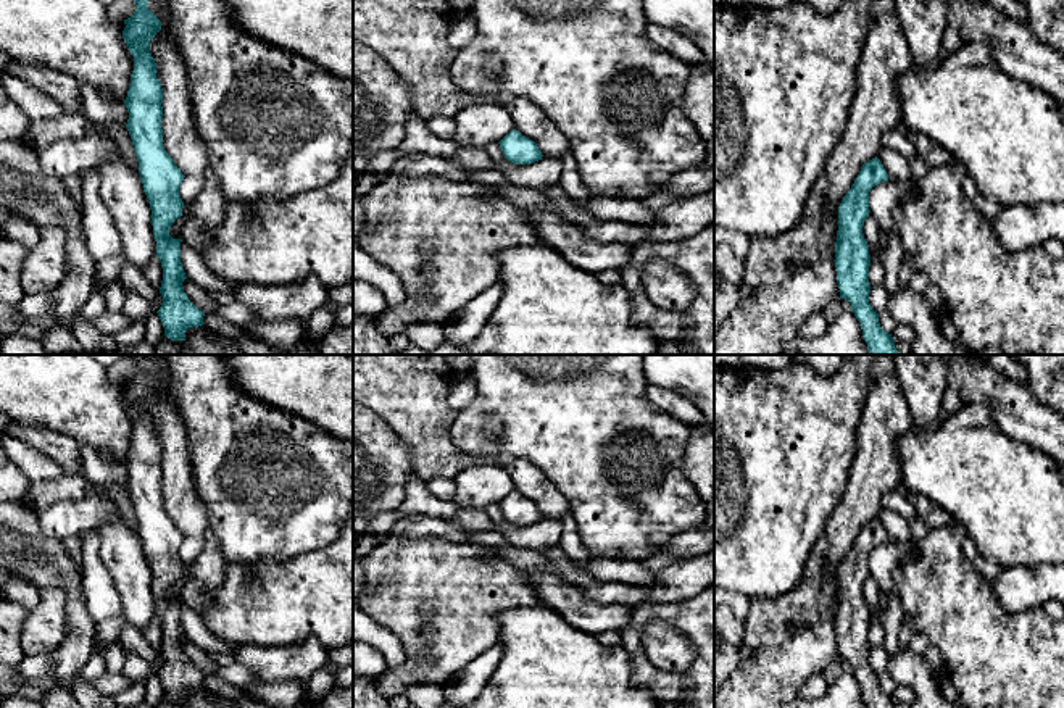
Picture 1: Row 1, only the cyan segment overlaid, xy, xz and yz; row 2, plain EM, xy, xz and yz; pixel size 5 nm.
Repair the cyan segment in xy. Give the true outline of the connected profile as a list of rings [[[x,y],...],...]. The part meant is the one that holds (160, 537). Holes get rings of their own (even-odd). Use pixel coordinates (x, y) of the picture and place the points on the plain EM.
[[[131,355],[129,358],[135,363],[137,371],[124,381],[123,392],[123,400],[134,418],[134,432],[124,461],[129,474],[126,489],[152,569],[156,618],[163,629],[160,648],[163,664],[156,674],[168,700],[185,702],[187,690],[203,687],[205,674],[189,661],[182,648],[187,640],[181,624],[182,600],[169,597],[172,584],[182,577],[184,563],[179,548],[185,537],[163,508],[163,450],[150,414],[150,402],[161,392],[161,382],[147,368],[148,355]]]

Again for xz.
[[[516,490],[506,495],[498,505],[505,519],[514,526],[530,526],[543,518],[537,505]]]

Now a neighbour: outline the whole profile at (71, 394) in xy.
[[[0,355],[0,411],[10,421],[58,431],[121,463],[134,432],[124,389],[124,382],[111,381],[108,366],[92,355]]]

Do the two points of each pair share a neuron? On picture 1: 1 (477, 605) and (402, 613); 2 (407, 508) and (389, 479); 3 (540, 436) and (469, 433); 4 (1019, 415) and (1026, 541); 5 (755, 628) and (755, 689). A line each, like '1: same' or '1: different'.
1: same
2: different
3: same
4: different
5: different

